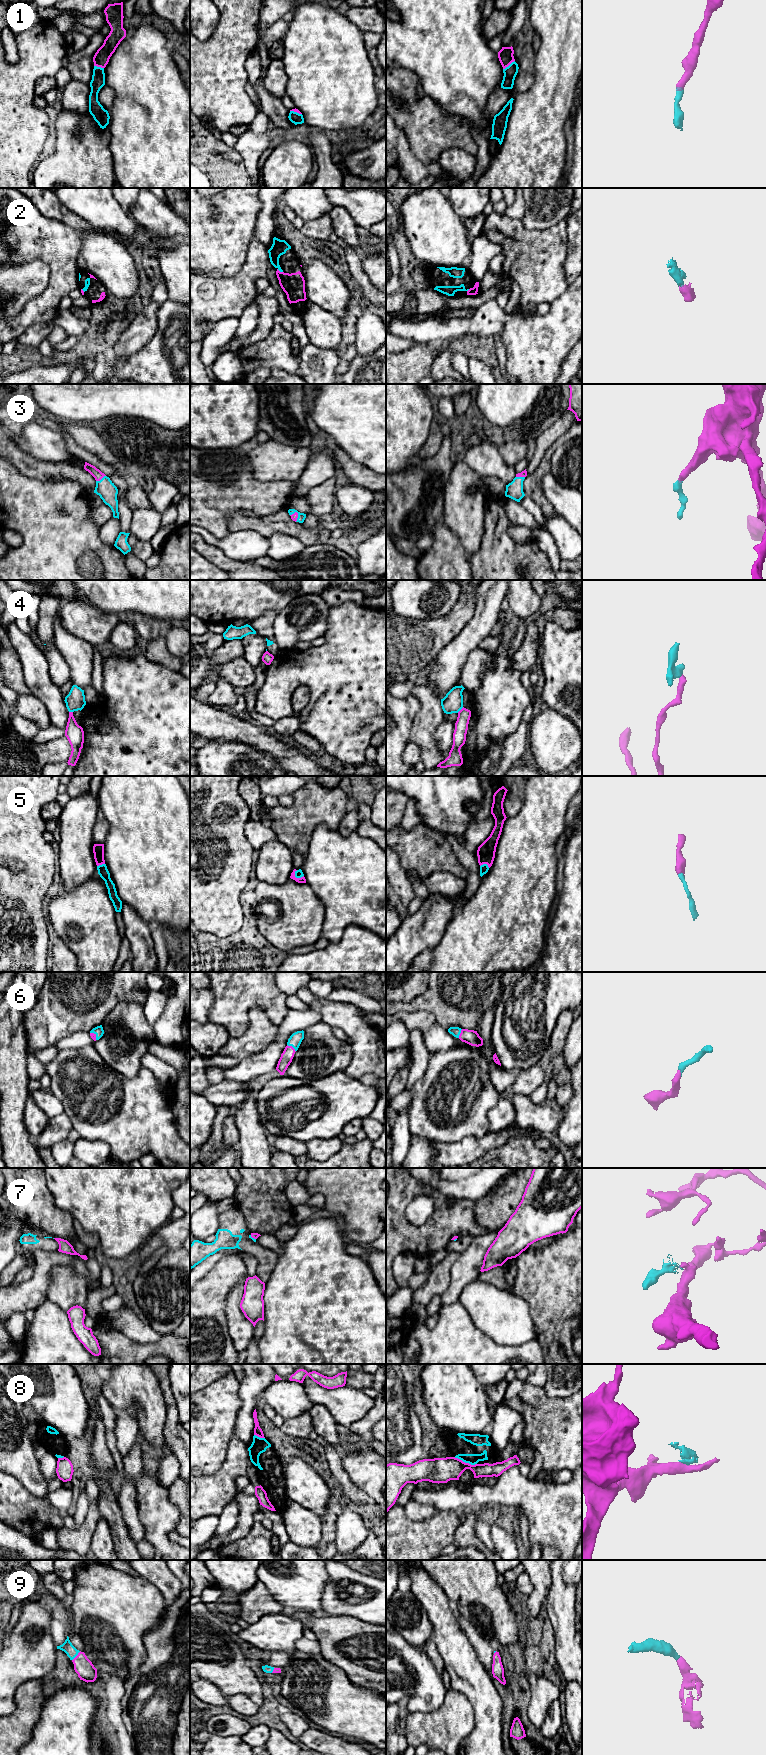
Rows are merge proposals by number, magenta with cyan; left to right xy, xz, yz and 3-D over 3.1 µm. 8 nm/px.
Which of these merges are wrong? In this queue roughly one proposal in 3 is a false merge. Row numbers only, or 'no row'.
4, 7, 8

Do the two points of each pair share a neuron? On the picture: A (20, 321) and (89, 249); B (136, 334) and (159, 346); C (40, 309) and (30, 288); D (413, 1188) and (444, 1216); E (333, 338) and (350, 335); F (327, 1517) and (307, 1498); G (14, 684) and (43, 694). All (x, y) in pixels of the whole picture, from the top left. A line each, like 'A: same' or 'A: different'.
A: different
B: different
C: different
D: same
E: different
F: different
G: different

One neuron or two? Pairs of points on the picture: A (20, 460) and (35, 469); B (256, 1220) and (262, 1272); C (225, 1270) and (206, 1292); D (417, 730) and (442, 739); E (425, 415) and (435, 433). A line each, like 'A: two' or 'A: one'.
A: one
B: two
C: one
D: two
E: two

